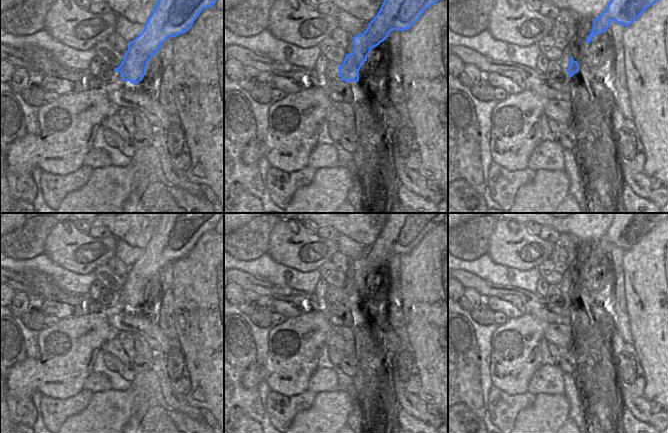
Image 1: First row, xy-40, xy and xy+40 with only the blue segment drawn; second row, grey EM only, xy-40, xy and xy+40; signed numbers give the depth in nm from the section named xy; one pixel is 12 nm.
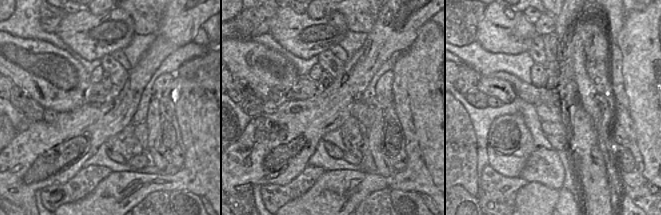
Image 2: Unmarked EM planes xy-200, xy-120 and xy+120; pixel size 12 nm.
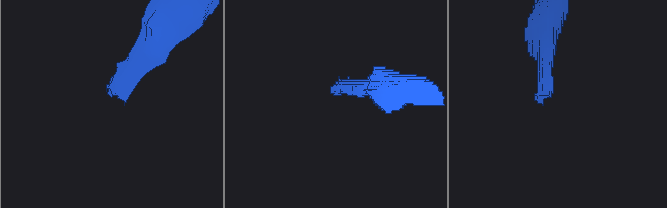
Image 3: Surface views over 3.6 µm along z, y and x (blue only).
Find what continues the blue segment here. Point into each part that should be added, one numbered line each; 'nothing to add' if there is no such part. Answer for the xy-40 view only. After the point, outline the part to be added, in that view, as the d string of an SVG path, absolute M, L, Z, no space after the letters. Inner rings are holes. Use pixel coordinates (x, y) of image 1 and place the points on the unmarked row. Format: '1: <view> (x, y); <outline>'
1: xy-40 (67, 351); M114 295L112 301L100 312L65 317L54 326L44 327L38 335L39 357L26 357L10 368L6 376L6 385L10 394L19 400L32 398L35 392L60 399L78 394L84 389L86 379L93 372L97 353L106 342L120 332L108 321L108 318L120 313L142 314L143 312L147 311L142 305L137 308L123 305L121 297Z

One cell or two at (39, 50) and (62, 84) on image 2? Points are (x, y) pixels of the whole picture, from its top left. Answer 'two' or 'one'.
one

